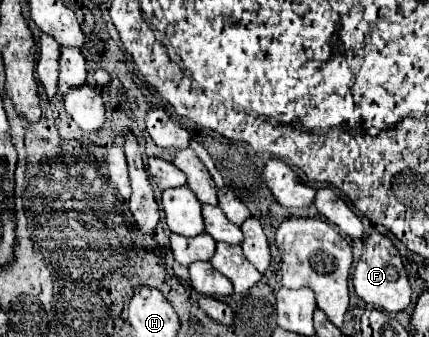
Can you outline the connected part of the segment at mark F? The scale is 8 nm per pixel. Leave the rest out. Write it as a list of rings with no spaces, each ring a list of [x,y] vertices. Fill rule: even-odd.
[[[372,231],[370,239],[368,239],[368,243],[364,247],[362,259],[354,267],[352,283],[354,283],[356,295],[362,301],[366,301],[368,305],[372,305],[376,309],[382,309],[386,313],[400,313],[412,303],[412,289],[410,289],[408,273],[406,273],[406,269],[402,265],[400,253],[394,247],[394,243],[388,237],[380,235],[378,231]]]

